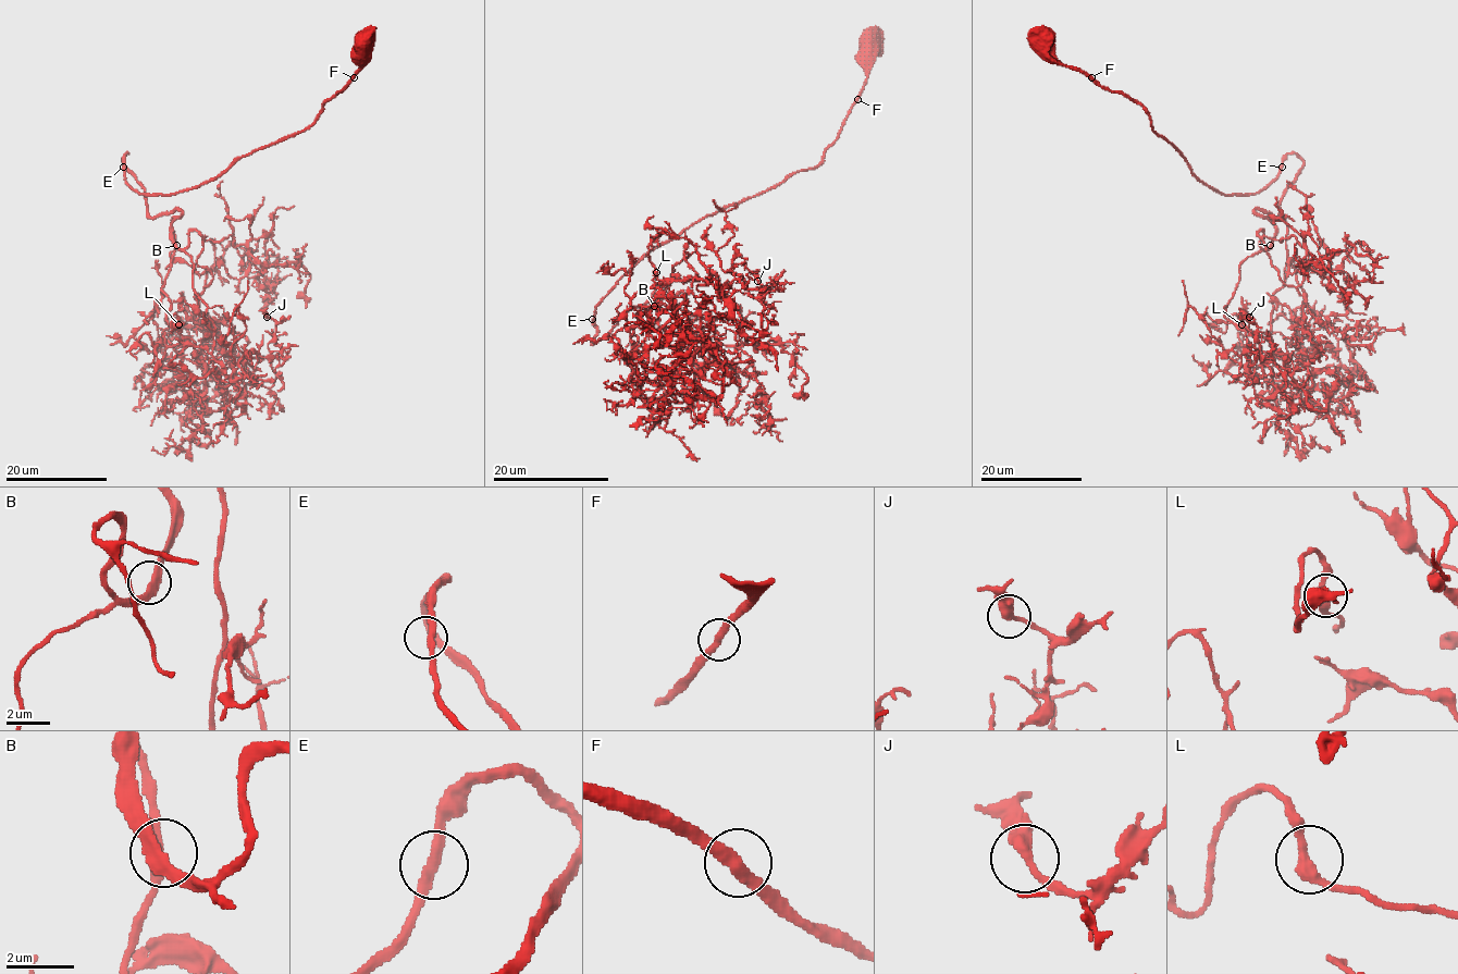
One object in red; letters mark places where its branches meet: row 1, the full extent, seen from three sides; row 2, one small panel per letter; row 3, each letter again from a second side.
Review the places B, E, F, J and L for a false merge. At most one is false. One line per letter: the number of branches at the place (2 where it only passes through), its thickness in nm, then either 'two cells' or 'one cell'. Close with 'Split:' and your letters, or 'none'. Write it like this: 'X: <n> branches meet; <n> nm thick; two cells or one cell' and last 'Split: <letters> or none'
B: 2 branches meet; 320 nm thick; one cell
E: 2 branches meet; 280 nm thick; one cell
F: 2 branches meet; 360 nm thick; one cell
J: 2 branches meet; 320 nm thick; one cell
L: 2 branches meet; 340 nm thick; one cell
Split: none

